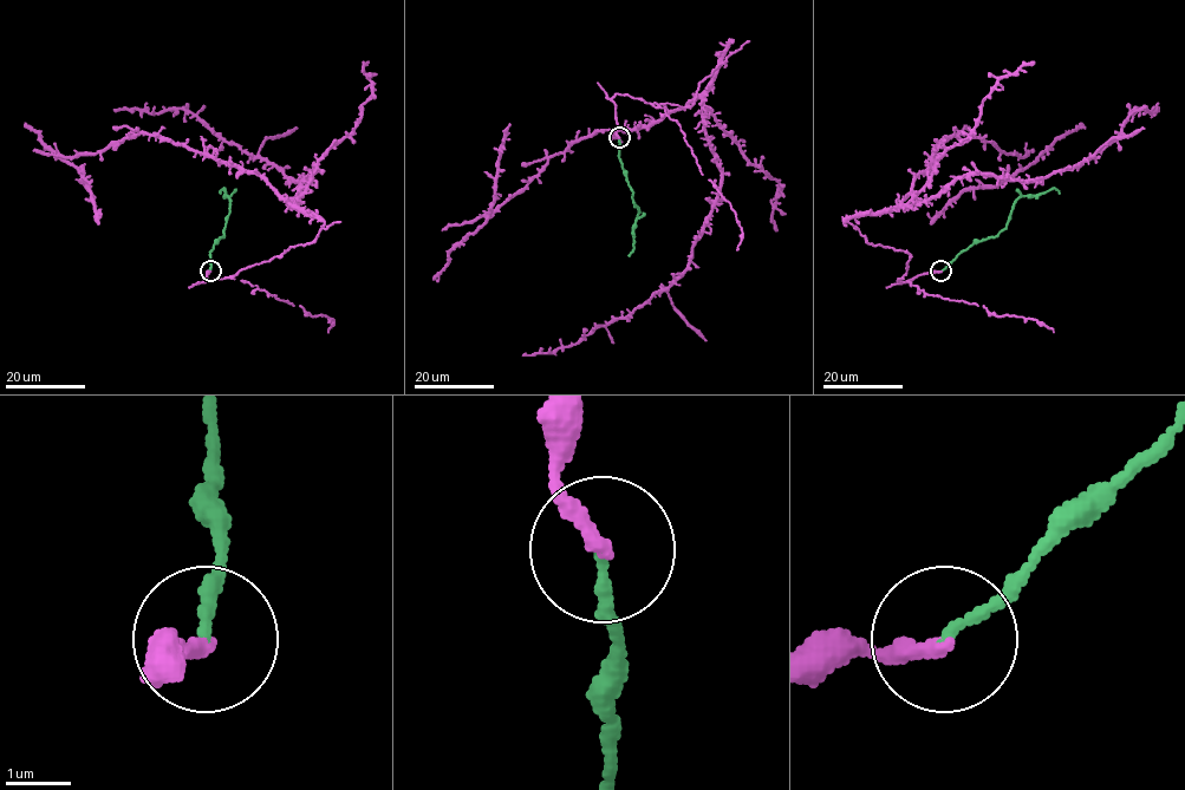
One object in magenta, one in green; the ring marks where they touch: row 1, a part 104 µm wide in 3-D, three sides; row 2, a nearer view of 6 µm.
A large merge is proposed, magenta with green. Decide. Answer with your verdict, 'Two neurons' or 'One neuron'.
One neuron

